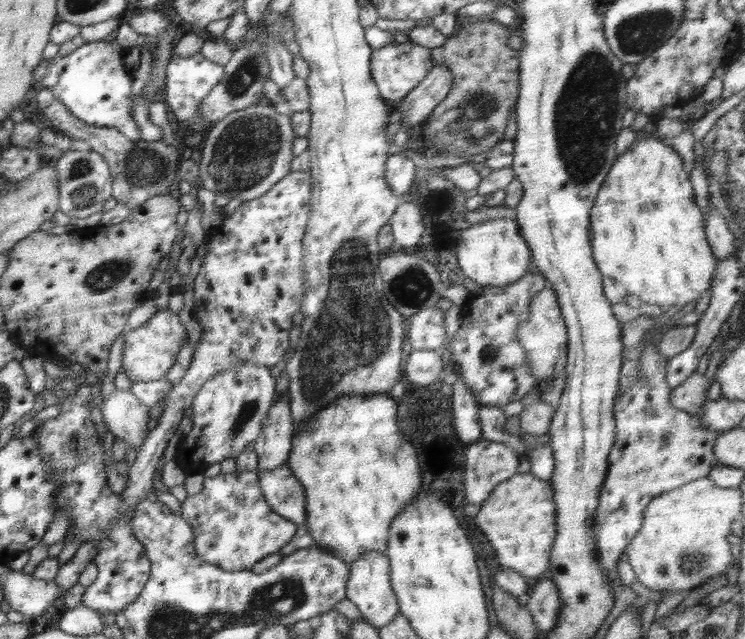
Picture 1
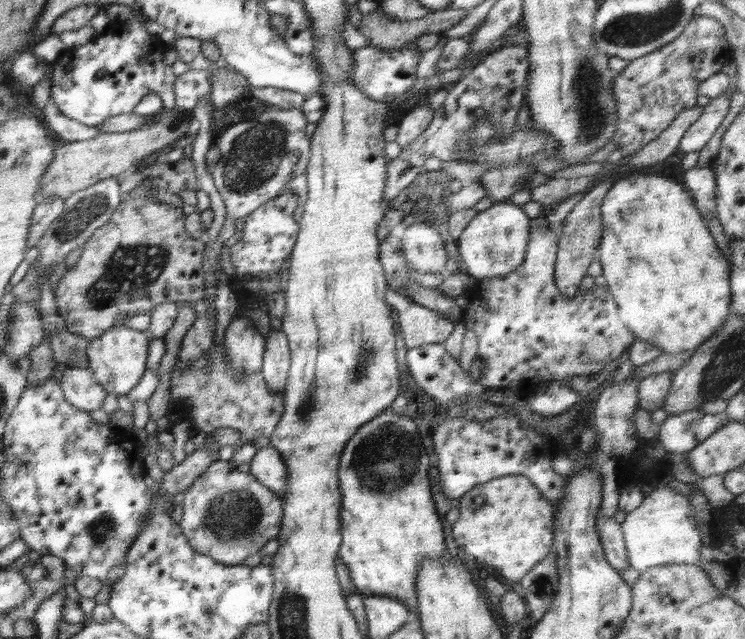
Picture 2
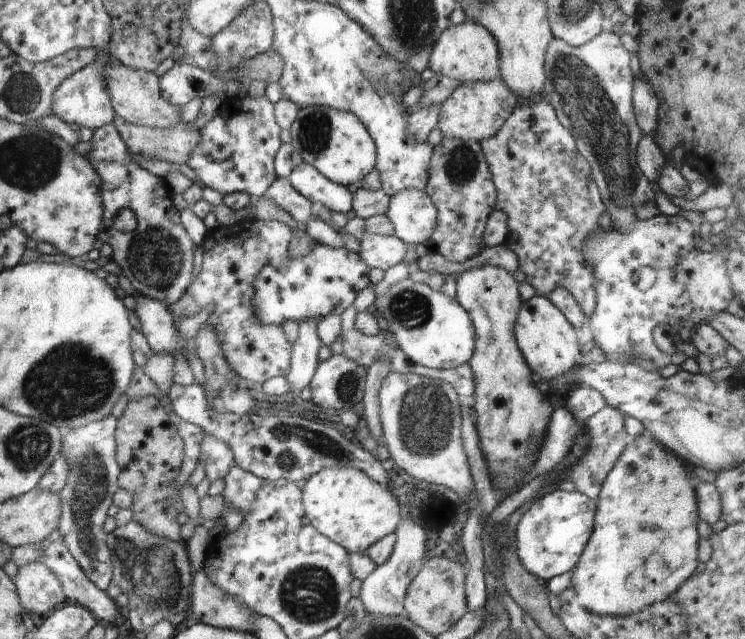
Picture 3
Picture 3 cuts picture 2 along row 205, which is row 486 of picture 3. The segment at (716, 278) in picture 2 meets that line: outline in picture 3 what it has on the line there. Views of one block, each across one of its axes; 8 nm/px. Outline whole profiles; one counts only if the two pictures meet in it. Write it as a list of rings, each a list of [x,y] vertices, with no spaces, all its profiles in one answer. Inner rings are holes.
[[[646,433],[638,436],[634,441],[628,442],[626,448],[622,450],[620,458],[614,464],[614,468],[610,470],[608,476],[604,478],[602,486],[600,486],[594,524],[592,524],[592,534],[590,534],[586,546],[584,546],[578,564],[572,570],[571,588],[576,592],[576,598],[580,602],[580,606],[584,606],[588,612],[600,614],[600,616],[627,617],[635,615],[647,606],[662,602],[662,600],[673,595],[678,590],[678,586],[686,582],[693,573],[696,573],[696,566],[698,566],[699,562],[697,548],[700,539],[697,526],[698,522],[701,521],[696,502],[696,486],[698,484],[700,484],[700,479],[694,474],[688,474],[688,470],[686,470],[679,457],[665,449],[660,443],[656,443],[656,440]]]

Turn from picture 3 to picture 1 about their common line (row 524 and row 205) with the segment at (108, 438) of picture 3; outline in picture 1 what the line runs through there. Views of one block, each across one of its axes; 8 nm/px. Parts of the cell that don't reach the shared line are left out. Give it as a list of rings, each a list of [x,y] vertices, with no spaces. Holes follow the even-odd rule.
[[[75,150],[63,152],[62,157],[54,160],[57,178],[60,182],[59,209],[70,218],[88,218],[96,212],[102,210],[108,198],[112,194],[112,179],[108,162],[102,158],[96,151]]]

